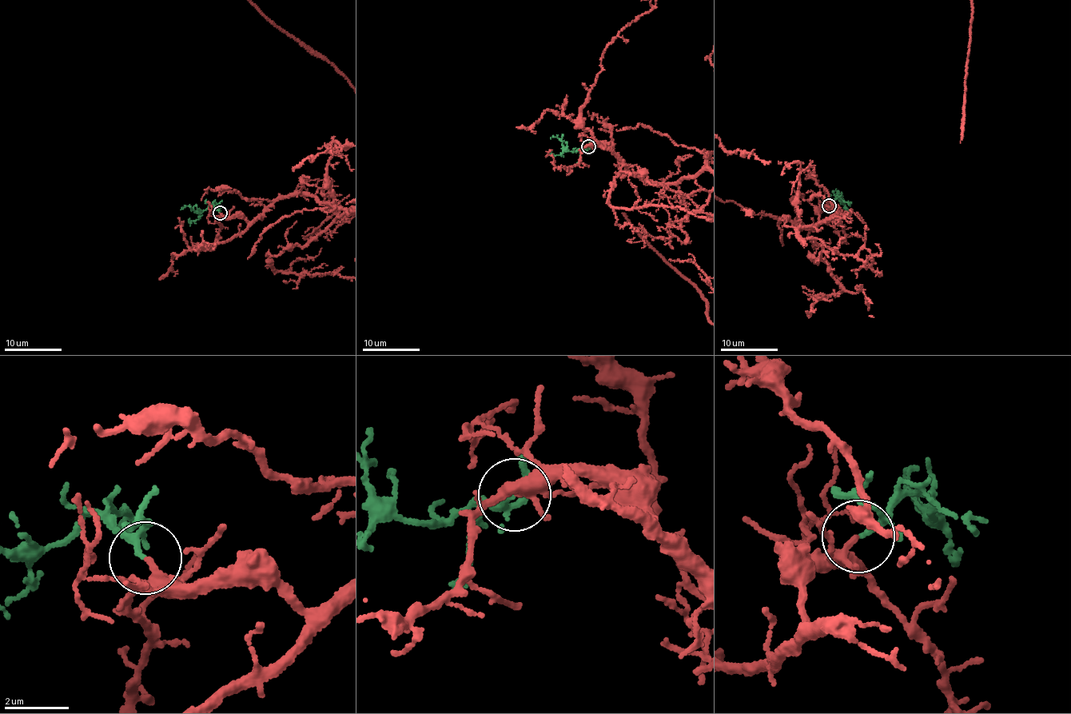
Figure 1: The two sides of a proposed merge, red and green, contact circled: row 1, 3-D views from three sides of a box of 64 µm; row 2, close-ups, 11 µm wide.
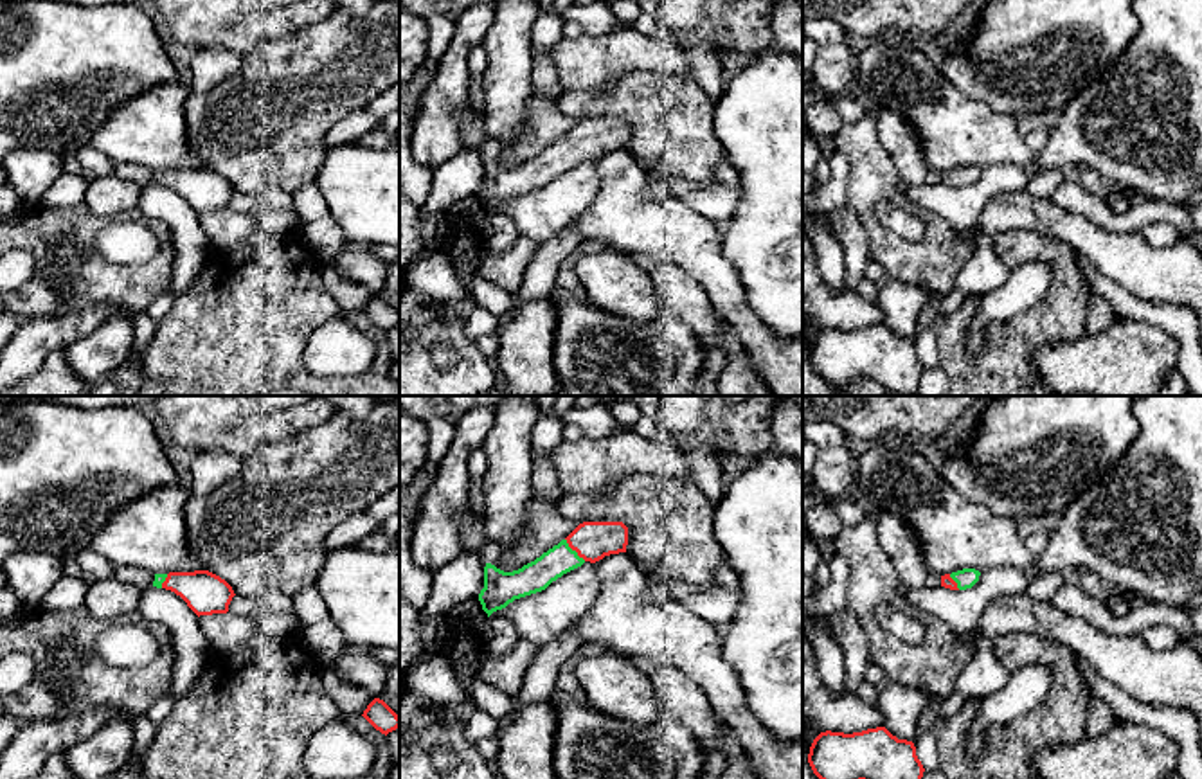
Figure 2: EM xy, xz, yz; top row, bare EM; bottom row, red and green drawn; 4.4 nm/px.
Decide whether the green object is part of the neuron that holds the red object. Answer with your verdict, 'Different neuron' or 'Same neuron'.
Same neuron

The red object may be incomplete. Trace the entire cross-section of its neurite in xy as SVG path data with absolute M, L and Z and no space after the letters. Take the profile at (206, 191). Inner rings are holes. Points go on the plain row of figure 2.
M209 167L155 171L153 184L180 193L198 214L227 210L236 193L225 176Z

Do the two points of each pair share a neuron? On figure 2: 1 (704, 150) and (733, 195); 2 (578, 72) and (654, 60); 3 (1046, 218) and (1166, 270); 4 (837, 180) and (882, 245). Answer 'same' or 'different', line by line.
1: different
2: same
3: same
4: different

